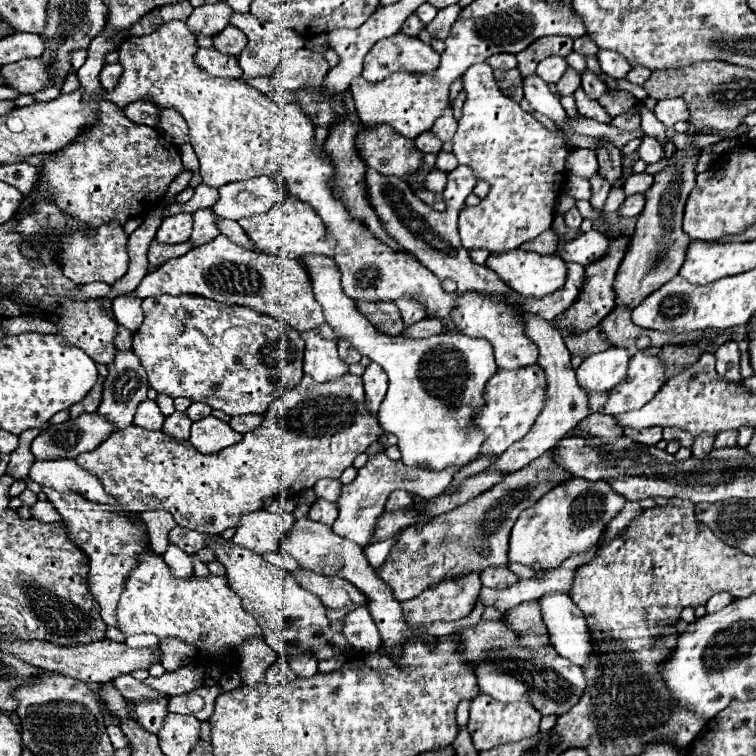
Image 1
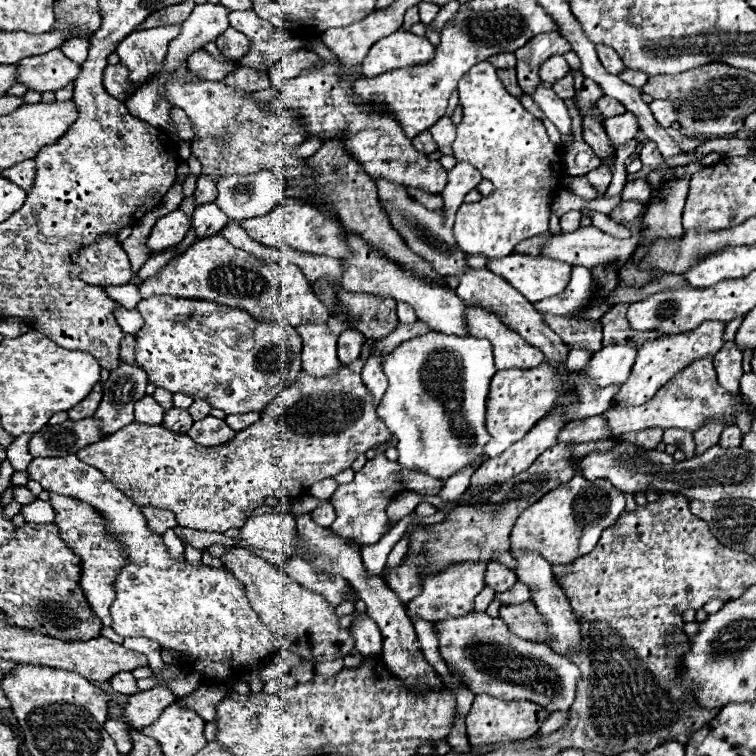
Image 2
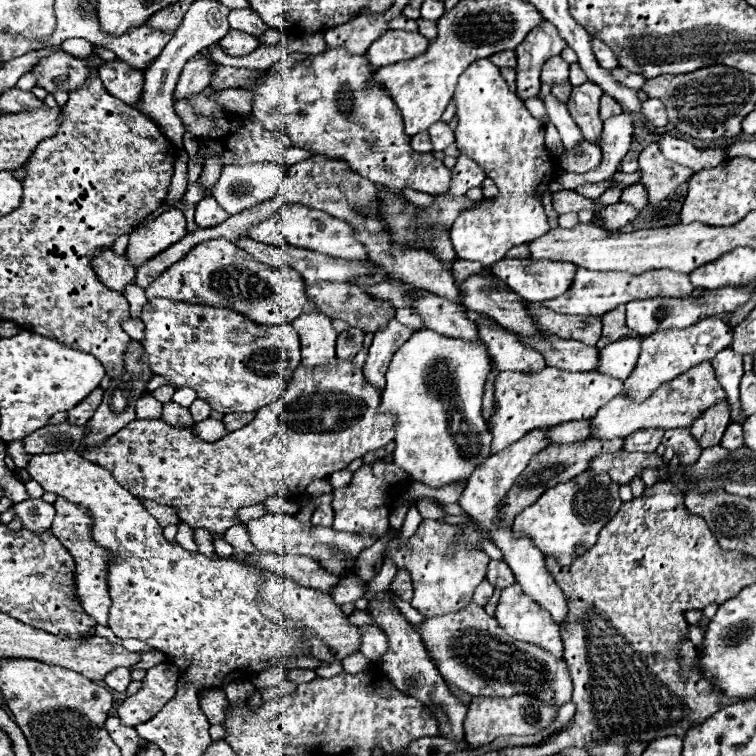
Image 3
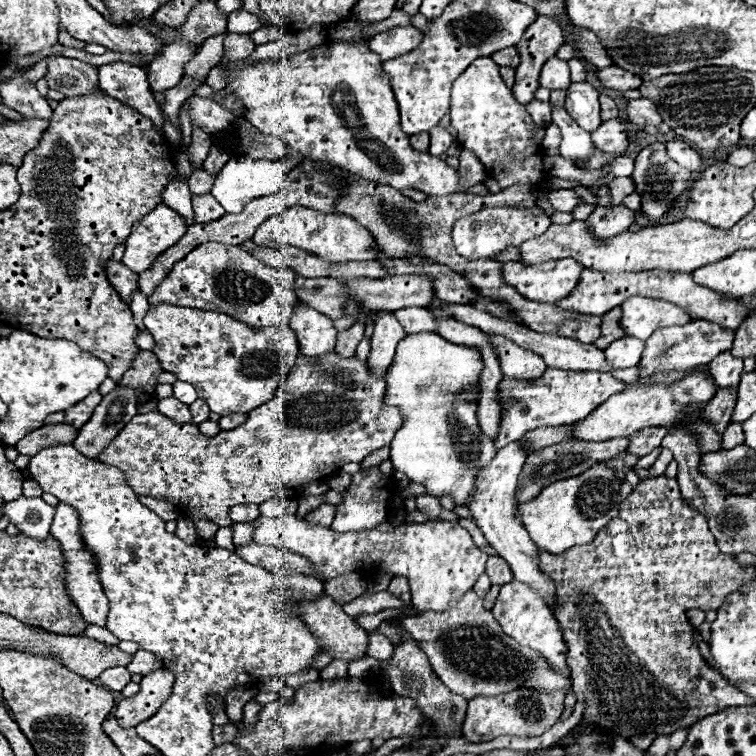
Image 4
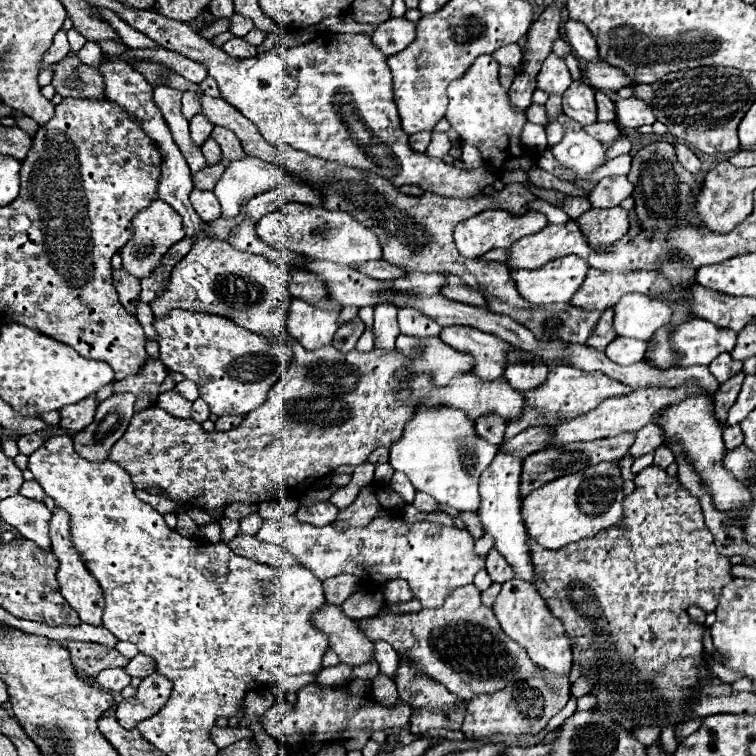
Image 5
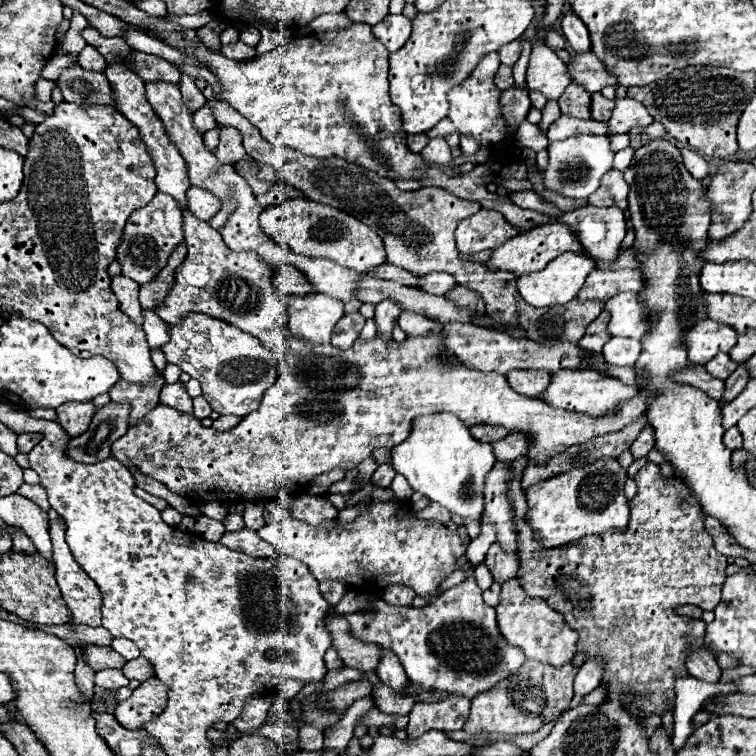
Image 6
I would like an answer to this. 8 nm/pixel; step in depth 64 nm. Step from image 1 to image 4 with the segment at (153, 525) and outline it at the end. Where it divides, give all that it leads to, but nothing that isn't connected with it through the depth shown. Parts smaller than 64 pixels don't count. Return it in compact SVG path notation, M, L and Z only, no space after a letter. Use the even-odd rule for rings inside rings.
M138 496L140 498L140 502L144 504L144 506L148 506L152 512L156 512L164 522L168 522L168 520L178 520L178 510L176 510L176 506L172 506L170 502L164 502L164 500L156 500L156 498L150 498L150 496Z

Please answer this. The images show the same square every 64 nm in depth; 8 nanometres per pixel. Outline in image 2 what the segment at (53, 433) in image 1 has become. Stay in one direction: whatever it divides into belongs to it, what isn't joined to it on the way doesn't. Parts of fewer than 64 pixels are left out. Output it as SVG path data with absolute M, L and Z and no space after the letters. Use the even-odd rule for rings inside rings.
M86 418L80 422L66 420L56 426L44 426L44 430L36 432L28 444L30 454L36 458L42 456L60 456L60 454L74 454L84 446L92 446L92 442L104 438L102 426L96 418Z

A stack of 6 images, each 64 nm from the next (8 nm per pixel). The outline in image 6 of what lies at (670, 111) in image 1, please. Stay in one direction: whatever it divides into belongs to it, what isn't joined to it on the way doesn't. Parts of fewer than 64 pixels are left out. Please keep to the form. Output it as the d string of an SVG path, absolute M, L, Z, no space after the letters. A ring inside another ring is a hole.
M616 98L612 118L608 120L610 136L624 134L624 132L628 132L632 128L648 126L652 122L654 122L654 118L648 114L648 110L640 102L632 100L632 98Z

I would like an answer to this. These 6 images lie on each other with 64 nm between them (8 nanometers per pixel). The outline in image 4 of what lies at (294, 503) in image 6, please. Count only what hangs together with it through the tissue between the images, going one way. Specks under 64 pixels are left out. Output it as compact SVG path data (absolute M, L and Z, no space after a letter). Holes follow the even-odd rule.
M320 504L316 510L312 510L304 520L310 524L318 524L318 526L332 526L334 520L334 512L336 508L332 504Z

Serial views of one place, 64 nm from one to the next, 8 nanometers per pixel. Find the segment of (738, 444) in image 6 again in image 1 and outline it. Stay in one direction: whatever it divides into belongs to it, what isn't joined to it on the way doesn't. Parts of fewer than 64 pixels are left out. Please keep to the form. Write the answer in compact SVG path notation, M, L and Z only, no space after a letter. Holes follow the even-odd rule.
M734 430L720 432L720 434L716 434L714 448L732 448L732 446L736 446L736 438L738 438L738 432L734 432Z

